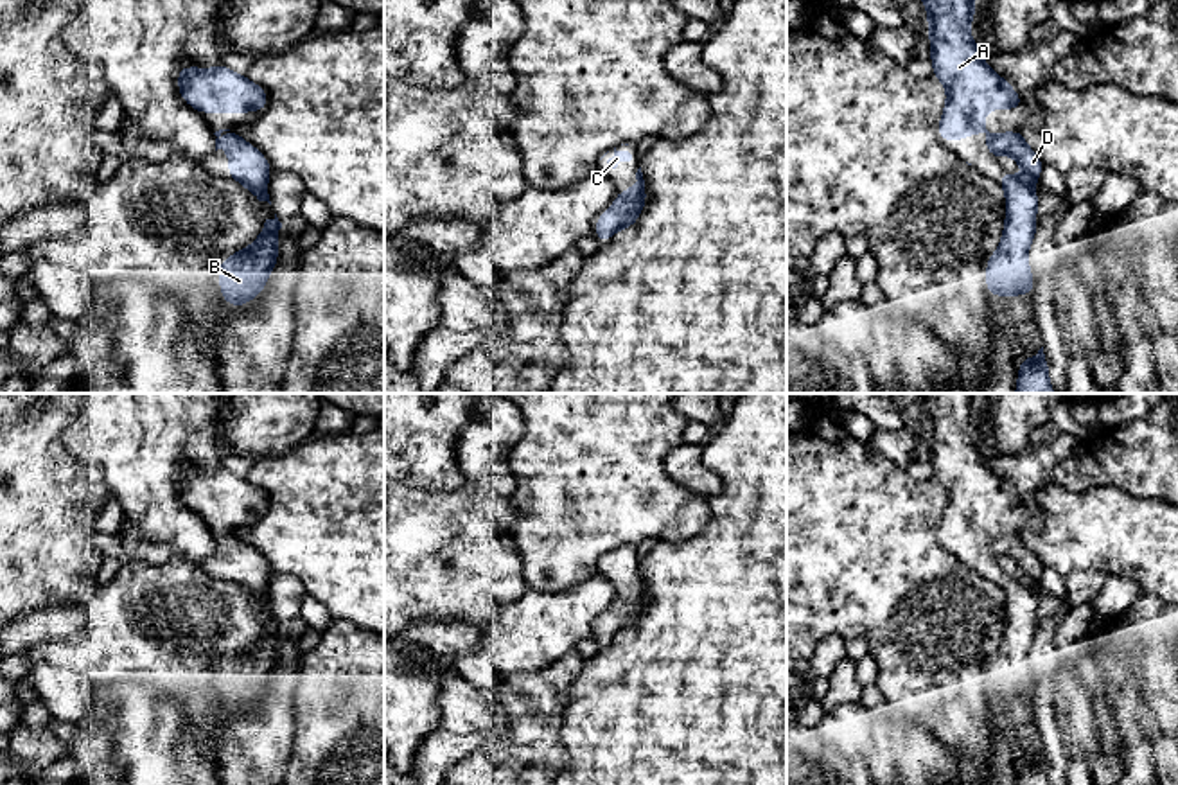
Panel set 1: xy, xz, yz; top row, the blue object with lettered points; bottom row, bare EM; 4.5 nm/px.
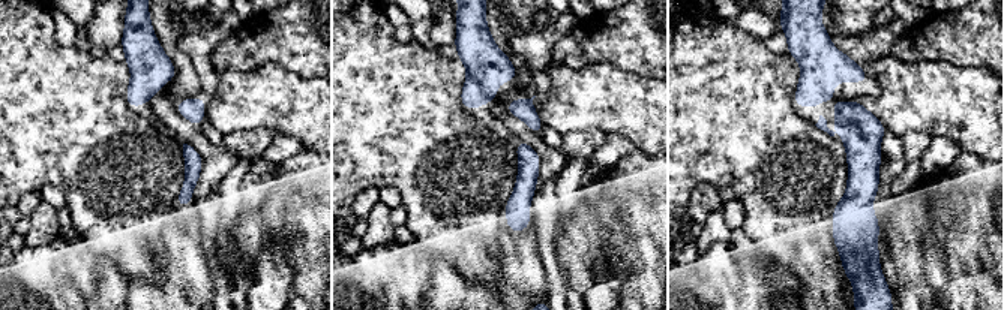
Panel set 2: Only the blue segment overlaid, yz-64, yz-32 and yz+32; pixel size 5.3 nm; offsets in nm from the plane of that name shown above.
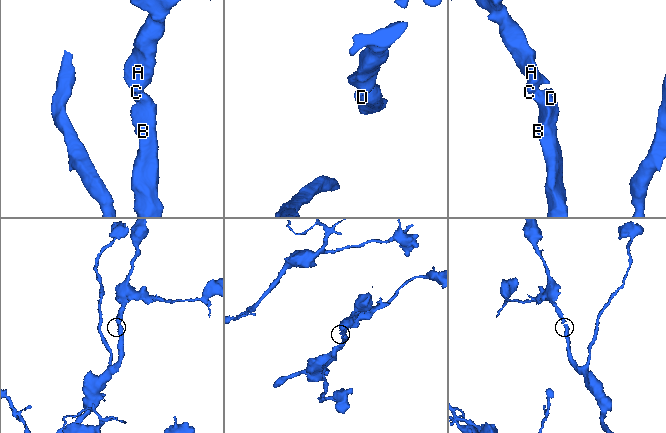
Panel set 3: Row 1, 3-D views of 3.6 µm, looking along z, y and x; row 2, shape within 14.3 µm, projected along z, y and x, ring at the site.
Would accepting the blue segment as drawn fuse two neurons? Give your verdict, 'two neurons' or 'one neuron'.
one neuron

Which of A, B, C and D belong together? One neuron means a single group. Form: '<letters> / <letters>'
A B C D

